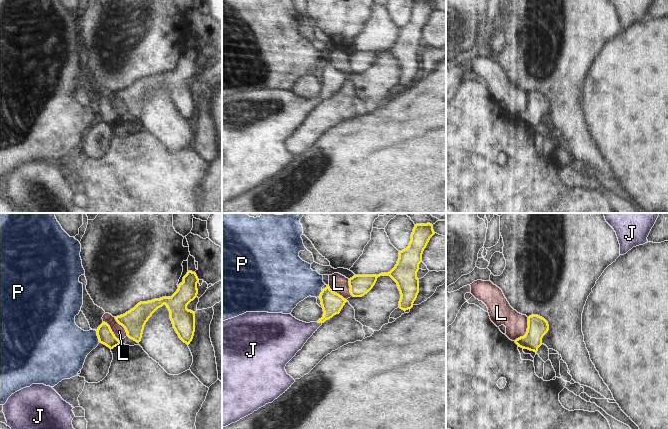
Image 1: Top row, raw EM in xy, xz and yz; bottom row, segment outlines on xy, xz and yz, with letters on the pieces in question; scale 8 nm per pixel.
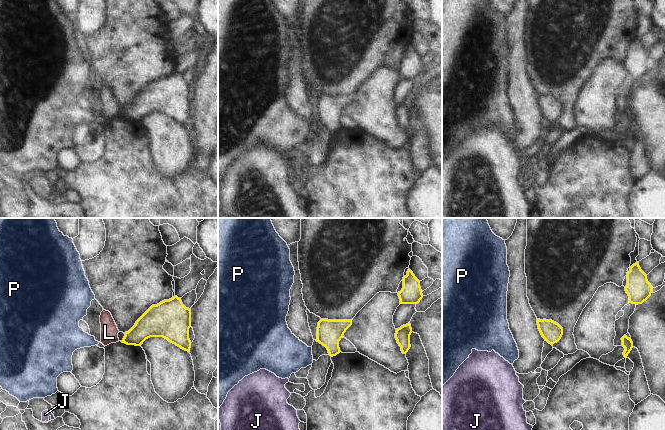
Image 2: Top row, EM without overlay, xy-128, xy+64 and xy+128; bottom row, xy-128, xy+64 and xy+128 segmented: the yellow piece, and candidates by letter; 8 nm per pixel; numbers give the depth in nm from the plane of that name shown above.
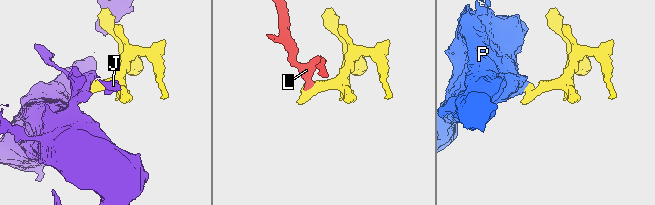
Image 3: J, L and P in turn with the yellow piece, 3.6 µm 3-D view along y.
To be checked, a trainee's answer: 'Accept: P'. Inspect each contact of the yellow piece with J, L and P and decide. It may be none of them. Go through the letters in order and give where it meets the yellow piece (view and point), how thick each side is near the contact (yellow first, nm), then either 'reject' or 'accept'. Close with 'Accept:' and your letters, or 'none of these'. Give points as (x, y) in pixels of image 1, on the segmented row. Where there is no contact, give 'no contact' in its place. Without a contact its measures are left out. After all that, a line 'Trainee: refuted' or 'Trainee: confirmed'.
J: xz (319, 322) | 170/260 nm | accept
L: yz (527, 331) | 160/180 nm | reject
P: xy (98, 336) | 130/320 nm | reject
Accept: J
Trainee: refuted

